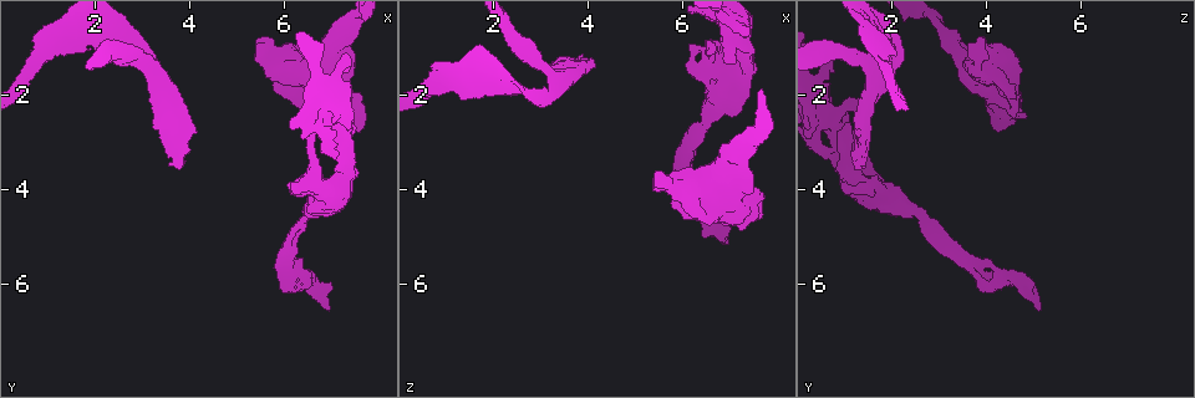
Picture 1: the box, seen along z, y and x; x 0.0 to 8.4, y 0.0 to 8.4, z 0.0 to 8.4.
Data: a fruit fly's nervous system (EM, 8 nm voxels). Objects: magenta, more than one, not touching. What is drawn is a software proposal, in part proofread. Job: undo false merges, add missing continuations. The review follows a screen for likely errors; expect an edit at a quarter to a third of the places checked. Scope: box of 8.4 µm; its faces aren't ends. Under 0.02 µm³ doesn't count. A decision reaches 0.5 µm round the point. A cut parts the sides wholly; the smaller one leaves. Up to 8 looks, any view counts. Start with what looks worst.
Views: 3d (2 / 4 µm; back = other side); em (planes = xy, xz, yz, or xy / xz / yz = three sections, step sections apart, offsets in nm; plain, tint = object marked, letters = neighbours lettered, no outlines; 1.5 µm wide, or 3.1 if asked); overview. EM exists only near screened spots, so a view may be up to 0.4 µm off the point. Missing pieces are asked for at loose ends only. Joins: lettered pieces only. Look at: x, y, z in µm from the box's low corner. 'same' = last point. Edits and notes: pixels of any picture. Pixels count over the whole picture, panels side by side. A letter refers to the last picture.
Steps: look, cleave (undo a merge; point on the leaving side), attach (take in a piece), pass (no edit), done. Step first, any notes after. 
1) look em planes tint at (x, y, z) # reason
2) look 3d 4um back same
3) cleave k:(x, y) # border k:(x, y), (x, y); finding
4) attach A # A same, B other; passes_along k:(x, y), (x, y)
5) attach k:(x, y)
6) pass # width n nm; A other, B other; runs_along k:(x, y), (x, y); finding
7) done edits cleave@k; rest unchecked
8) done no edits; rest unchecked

look 3d 2um at (7.60, 2.75, 4.25) # stops while still wide

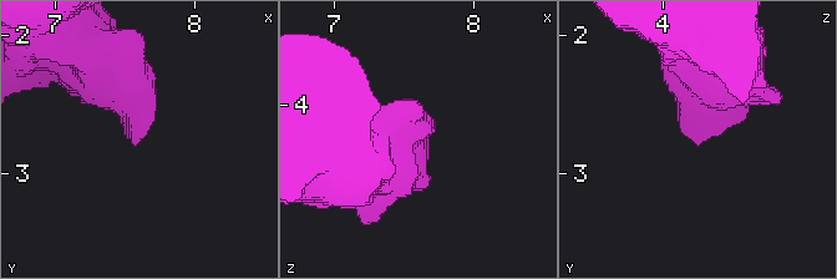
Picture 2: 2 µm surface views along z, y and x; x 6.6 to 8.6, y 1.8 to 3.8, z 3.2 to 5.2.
look em planes letters at (7.62, 2.74, 4.26)

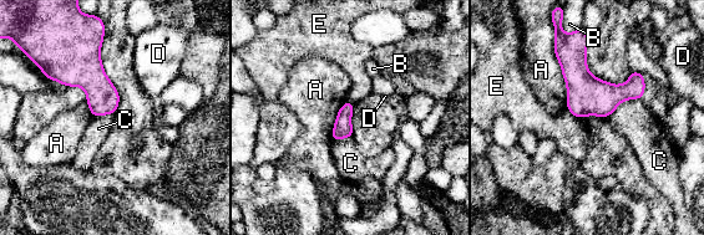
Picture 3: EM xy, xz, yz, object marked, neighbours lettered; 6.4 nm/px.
pass # A other, B other, C other, D other, E other; border 3:(567, 107), (578, 119); none of them fits

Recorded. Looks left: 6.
look em planes letters at (7.40, 1.20, 0.70) # free end

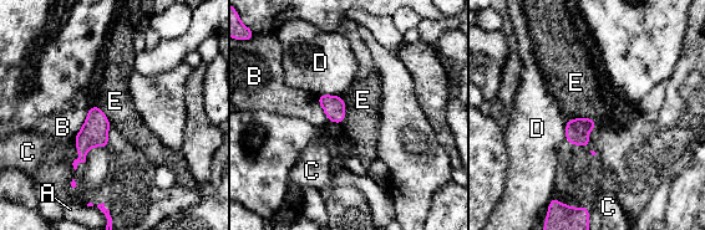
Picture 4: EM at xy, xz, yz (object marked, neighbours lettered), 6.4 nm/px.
pass # width 140 nm; A other, B other, C other, D other, E other; border 4:(567, 119), (592, 118), (597, 123); none of them fits

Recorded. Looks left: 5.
look 3d 4um back at (6.10, 5.55, 3.60) # sudden change in width

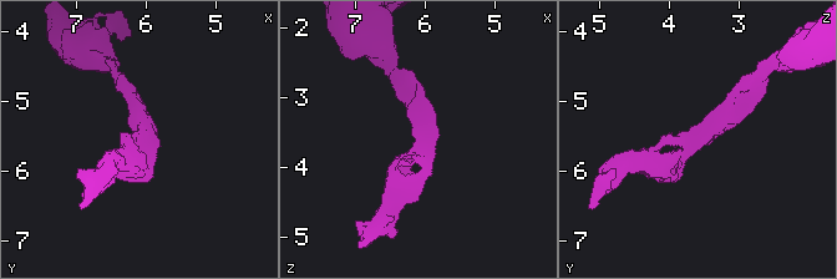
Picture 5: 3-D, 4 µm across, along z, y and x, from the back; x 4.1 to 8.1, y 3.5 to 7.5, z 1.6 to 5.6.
look em planes tint at (6.10, 5.55, 3.65)

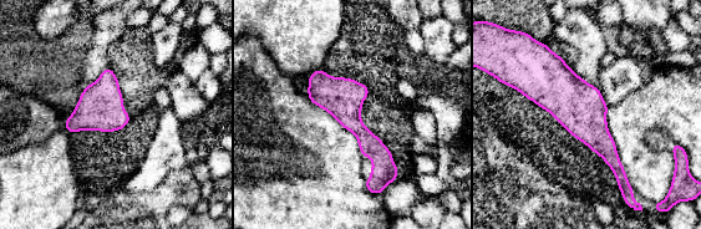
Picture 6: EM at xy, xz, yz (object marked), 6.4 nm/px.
look em planes letters same # see the neighbours

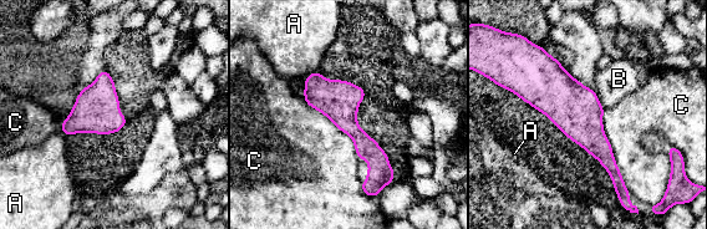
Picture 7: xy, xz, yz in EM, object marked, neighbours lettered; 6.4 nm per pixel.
pass # longest_contact C 550 nm; A other, B other, C other; border 7:(303, 96), (351, 138), (357, 157); continuous, no second neuron

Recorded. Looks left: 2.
done no edits; rest unchecked

